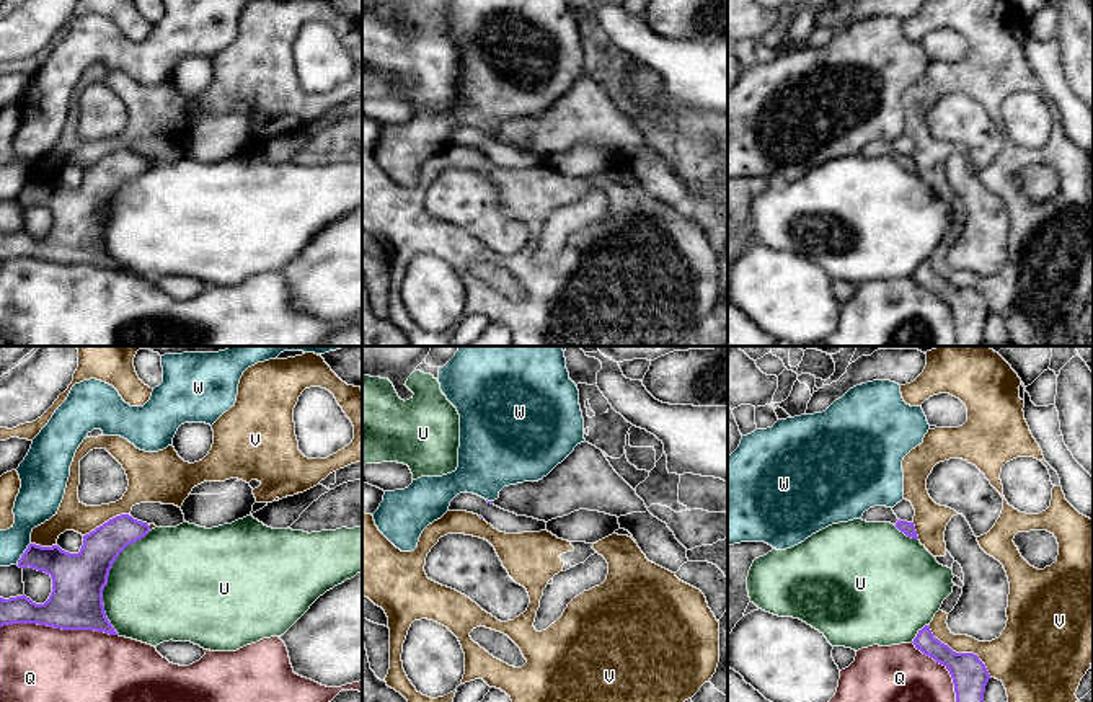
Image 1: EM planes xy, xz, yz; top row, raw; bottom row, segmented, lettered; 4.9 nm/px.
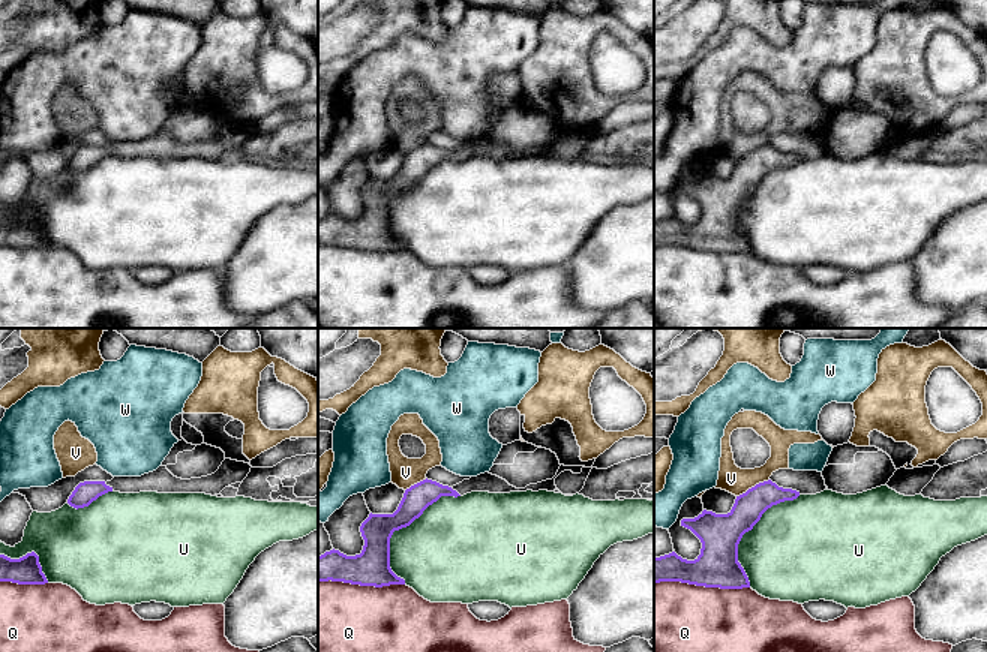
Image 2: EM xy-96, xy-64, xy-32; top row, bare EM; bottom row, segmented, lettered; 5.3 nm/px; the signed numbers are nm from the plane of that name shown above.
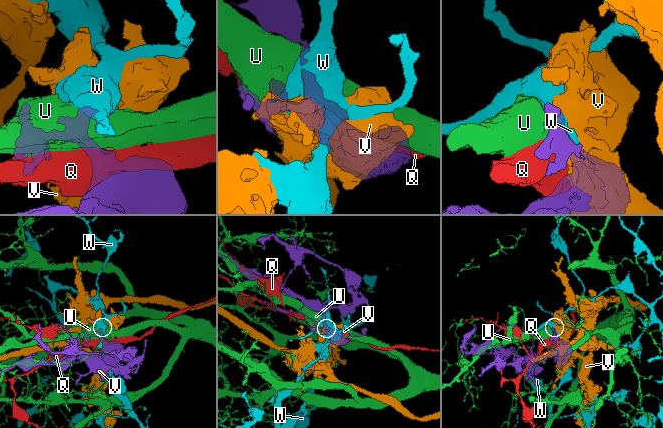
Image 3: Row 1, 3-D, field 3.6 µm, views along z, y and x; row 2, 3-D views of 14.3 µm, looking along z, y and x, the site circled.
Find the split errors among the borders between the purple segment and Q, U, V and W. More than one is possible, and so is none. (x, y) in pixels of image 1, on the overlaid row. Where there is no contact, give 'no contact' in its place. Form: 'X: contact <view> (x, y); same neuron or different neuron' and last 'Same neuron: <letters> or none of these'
Q: contact xy (59, 627); different neuron
U: contact xy (106, 578); different neuron
V: contact yz (961, 653); different neuron
W: contact xy (23, 554); different neuron
Same neuron: none of these

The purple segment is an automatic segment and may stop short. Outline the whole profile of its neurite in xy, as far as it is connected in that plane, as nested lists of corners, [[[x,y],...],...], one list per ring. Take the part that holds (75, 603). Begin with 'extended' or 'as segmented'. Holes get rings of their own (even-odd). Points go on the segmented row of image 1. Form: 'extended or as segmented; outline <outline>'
as segmented; outline [[[121,514],[83,535],[78,553],[59,545],[29,544],[20,568],[34,568],[52,578],[52,593],[44,604],[29,598],[0,598],[0,627],[38,624],[62,630],[95,630],[119,635],[106,617],[103,589],[119,553],[150,532],[147,522]]]

